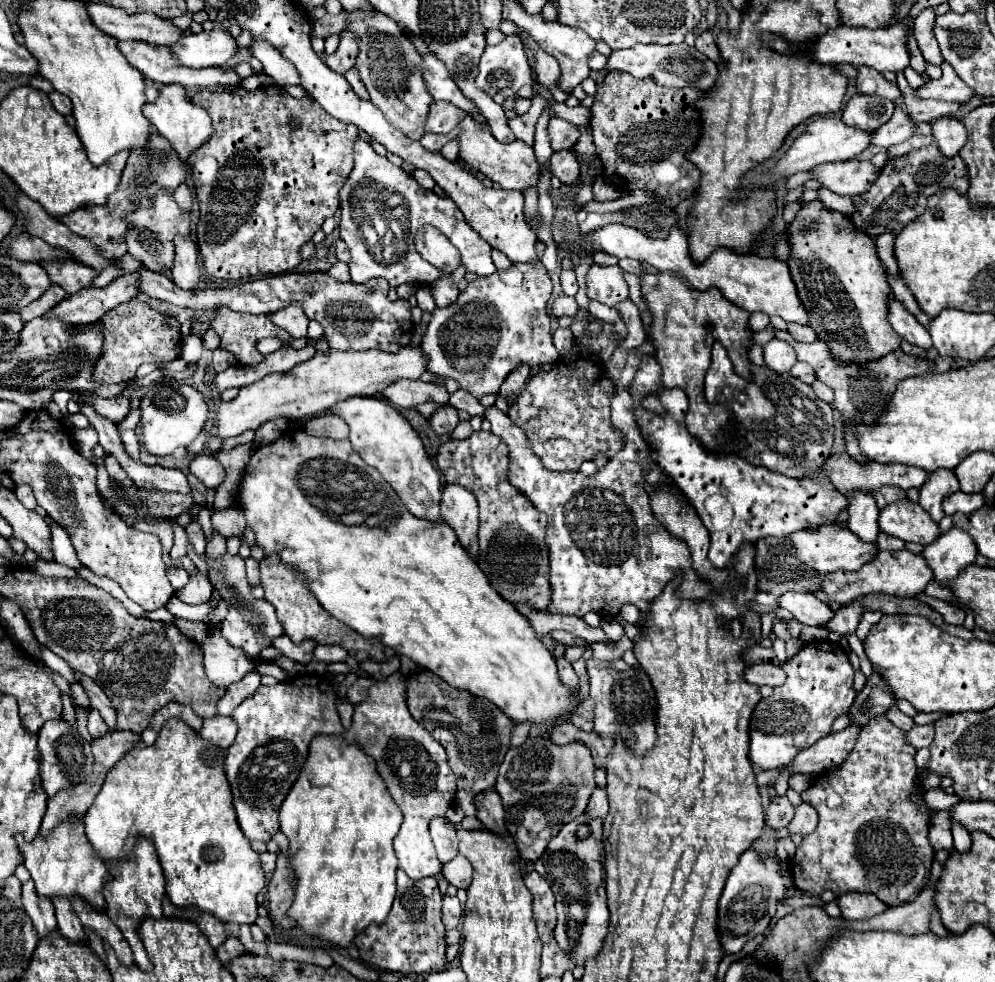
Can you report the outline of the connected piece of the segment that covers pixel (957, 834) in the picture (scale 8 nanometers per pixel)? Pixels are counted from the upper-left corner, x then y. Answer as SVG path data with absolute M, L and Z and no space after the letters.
M952 824L952 836L954 836L954 850L956 852L968 852L972 848L970 832L960 828L960 824Z

